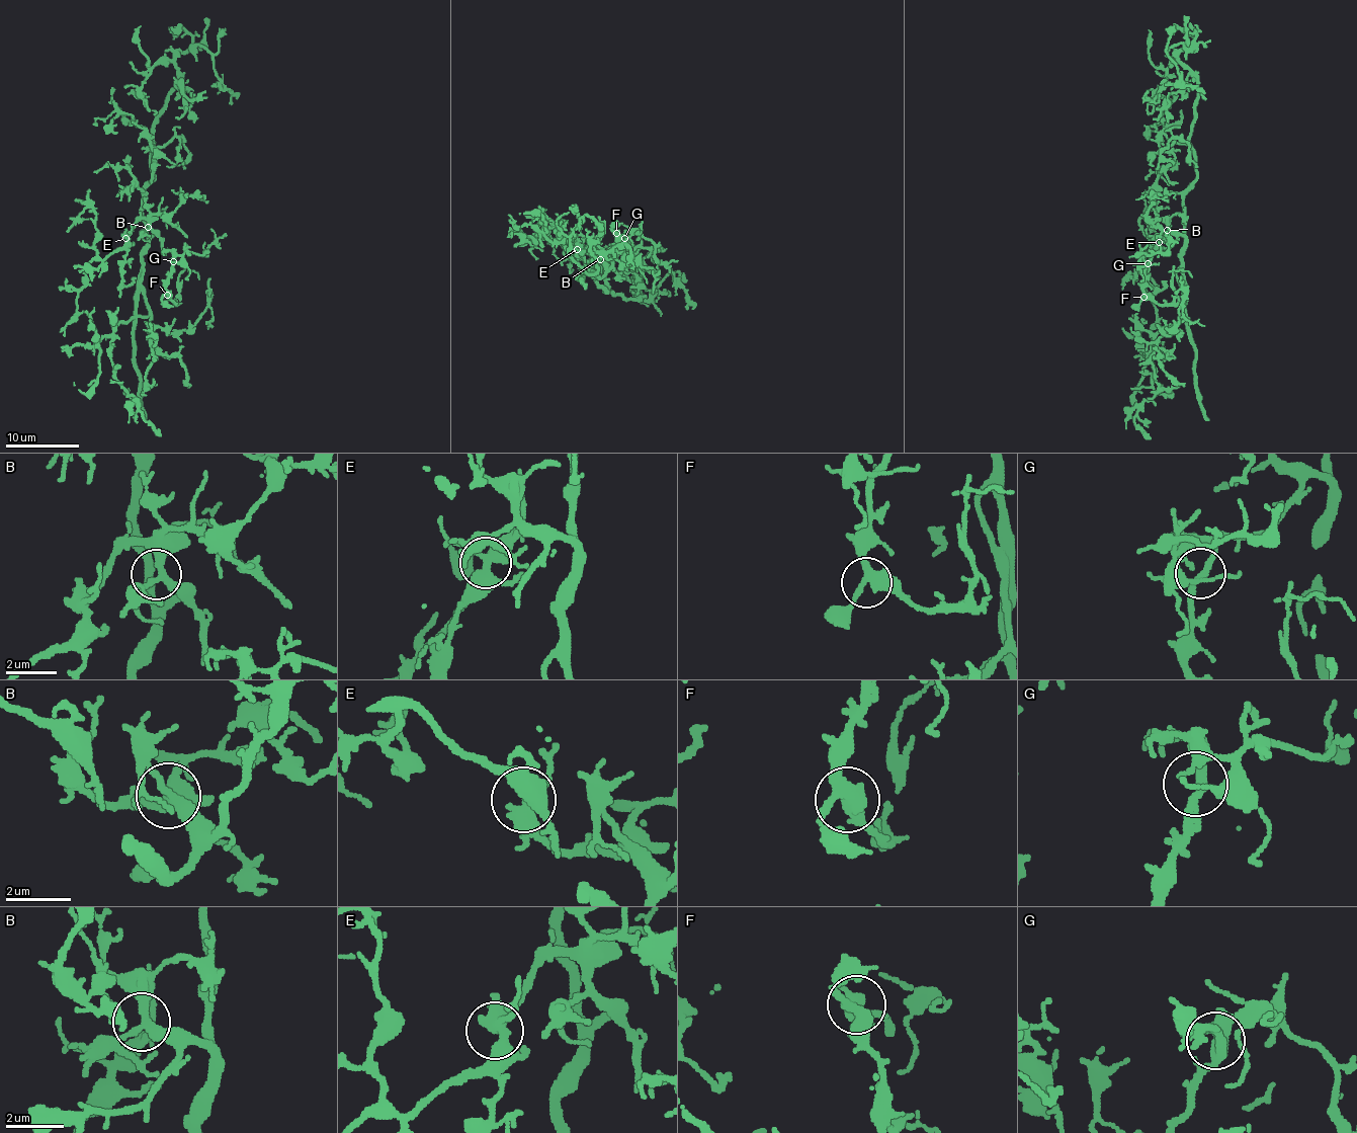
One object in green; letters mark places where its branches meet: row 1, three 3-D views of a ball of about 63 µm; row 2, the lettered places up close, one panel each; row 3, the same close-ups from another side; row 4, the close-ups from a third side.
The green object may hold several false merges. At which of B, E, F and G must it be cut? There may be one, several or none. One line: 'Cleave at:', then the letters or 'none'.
Cleave at: none

